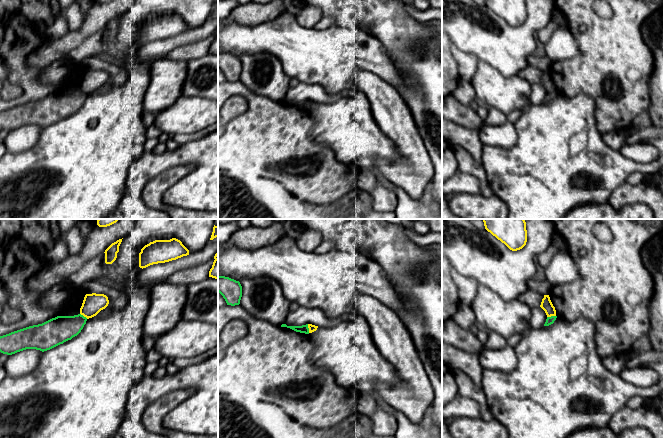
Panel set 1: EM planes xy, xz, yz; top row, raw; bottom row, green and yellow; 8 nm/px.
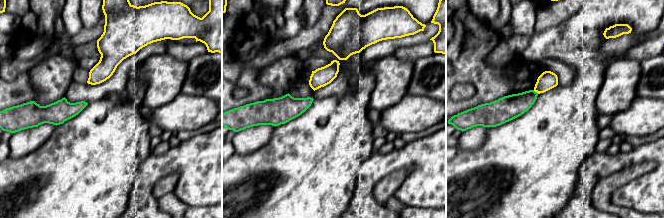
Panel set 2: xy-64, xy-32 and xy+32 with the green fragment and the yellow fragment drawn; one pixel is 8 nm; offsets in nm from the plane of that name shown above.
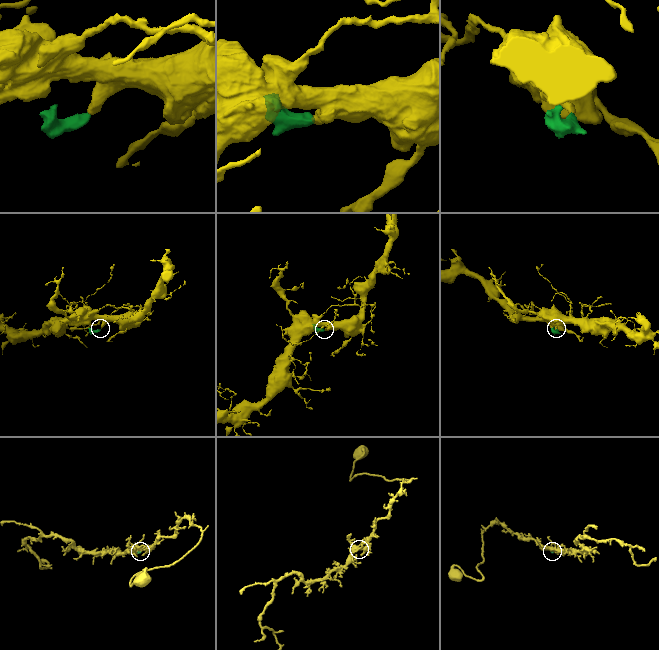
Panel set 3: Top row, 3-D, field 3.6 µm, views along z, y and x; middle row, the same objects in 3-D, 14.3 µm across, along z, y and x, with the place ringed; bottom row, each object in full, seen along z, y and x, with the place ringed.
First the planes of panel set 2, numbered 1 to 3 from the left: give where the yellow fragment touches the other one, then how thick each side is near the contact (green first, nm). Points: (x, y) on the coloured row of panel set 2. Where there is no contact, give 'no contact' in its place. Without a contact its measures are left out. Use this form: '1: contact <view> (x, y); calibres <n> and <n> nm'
1: no contact
2: no contact
3: contact xy+32 (536, 92); calibres 190 and 150 nm

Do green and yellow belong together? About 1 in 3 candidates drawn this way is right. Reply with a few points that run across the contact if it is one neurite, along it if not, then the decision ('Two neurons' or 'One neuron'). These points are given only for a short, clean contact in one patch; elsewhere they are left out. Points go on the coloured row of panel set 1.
Line: xz (307, 324), (309, 332). Two neurons

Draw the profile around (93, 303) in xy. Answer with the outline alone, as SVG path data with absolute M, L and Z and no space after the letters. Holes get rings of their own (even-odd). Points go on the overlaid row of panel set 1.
M86 294L80 308L80 314L87 319L96 316L109 304L108 297L104 294Z

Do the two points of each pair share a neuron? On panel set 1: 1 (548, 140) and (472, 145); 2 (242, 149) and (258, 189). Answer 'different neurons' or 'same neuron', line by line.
1: different neurons
2: different neurons

